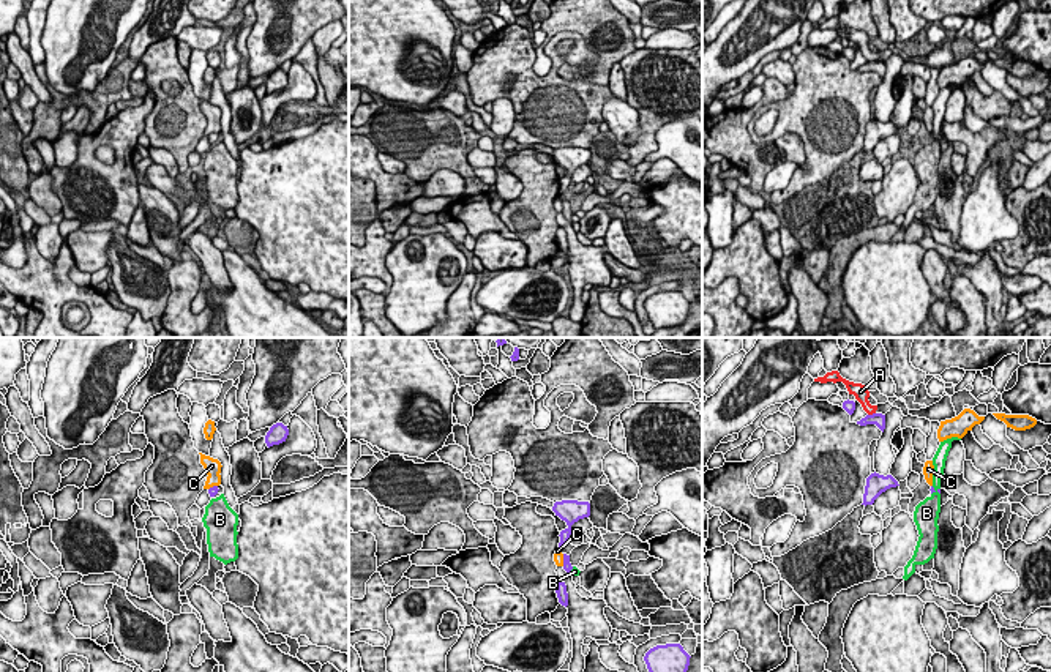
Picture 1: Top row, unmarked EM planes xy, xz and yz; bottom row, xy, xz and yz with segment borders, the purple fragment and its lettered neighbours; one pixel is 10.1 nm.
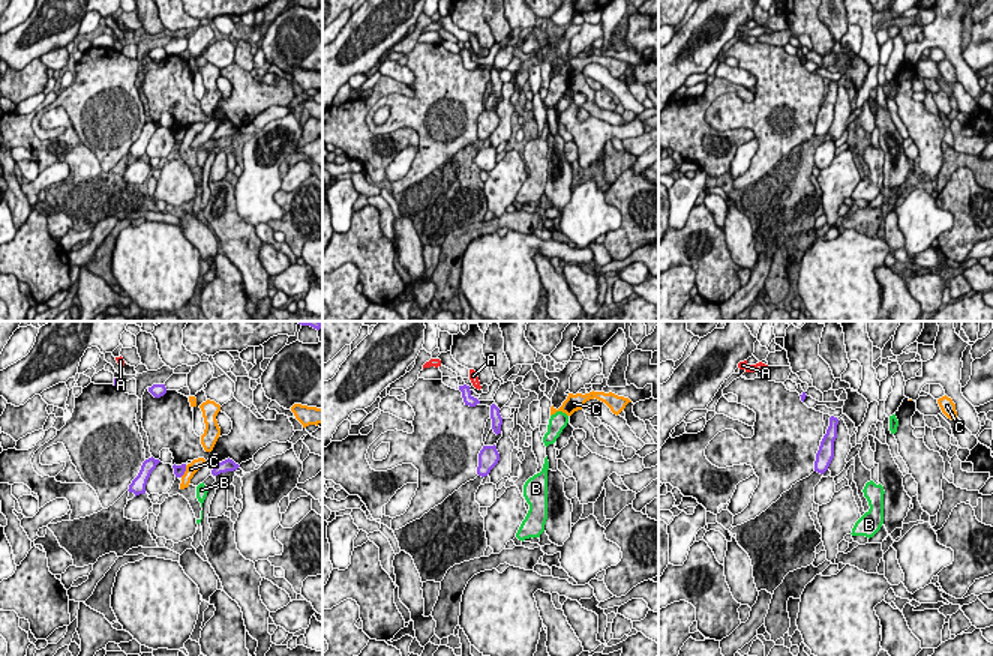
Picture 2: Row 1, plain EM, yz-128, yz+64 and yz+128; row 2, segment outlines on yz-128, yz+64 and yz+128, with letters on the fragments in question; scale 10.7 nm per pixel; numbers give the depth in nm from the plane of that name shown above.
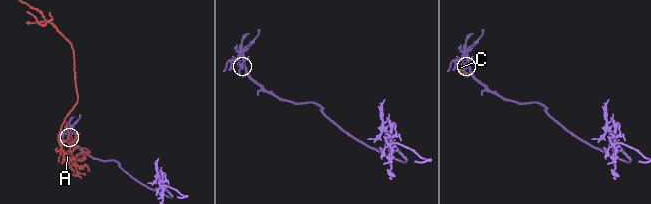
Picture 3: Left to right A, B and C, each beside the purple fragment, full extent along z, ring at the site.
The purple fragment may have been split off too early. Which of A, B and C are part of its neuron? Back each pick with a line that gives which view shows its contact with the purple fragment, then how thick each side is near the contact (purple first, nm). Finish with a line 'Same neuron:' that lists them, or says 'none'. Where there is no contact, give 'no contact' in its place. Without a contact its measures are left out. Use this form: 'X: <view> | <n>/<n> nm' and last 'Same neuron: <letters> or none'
Same neuron: none

